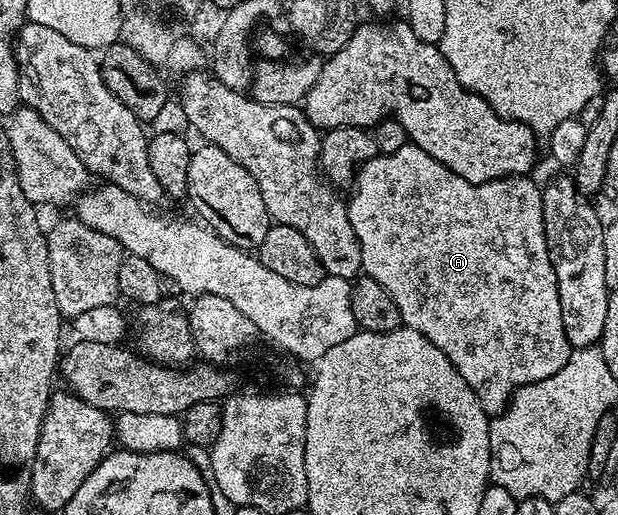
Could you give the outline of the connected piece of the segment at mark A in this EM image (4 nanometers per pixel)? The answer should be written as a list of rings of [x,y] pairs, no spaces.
[[[414,143],[403,145],[396,153],[383,155],[378,153],[371,161],[358,167],[355,182],[352,184],[353,196],[347,199],[351,226],[359,239],[362,250],[362,267],[364,274],[370,275],[387,293],[391,293],[391,301],[399,305],[399,313],[404,326],[415,329],[415,333],[423,333],[435,349],[439,349],[459,369],[459,377],[471,385],[475,397],[479,397],[479,405],[483,405],[490,417],[496,417],[510,404],[510,399],[521,386],[531,382],[542,381],[551,377],[566,365],[570,354],[567,333],[563,329],[563,309],[559,305],[559,289],[555,269],[551,265],[551,257],[547,253],[547,237],[543,229],[543,201],[541,187],[529,175],[509,175],[506,179],[496,179],[486,183],[472,183],[459,173],[451,173],[447,165],[435,161],[431,153],[423,153]]]

